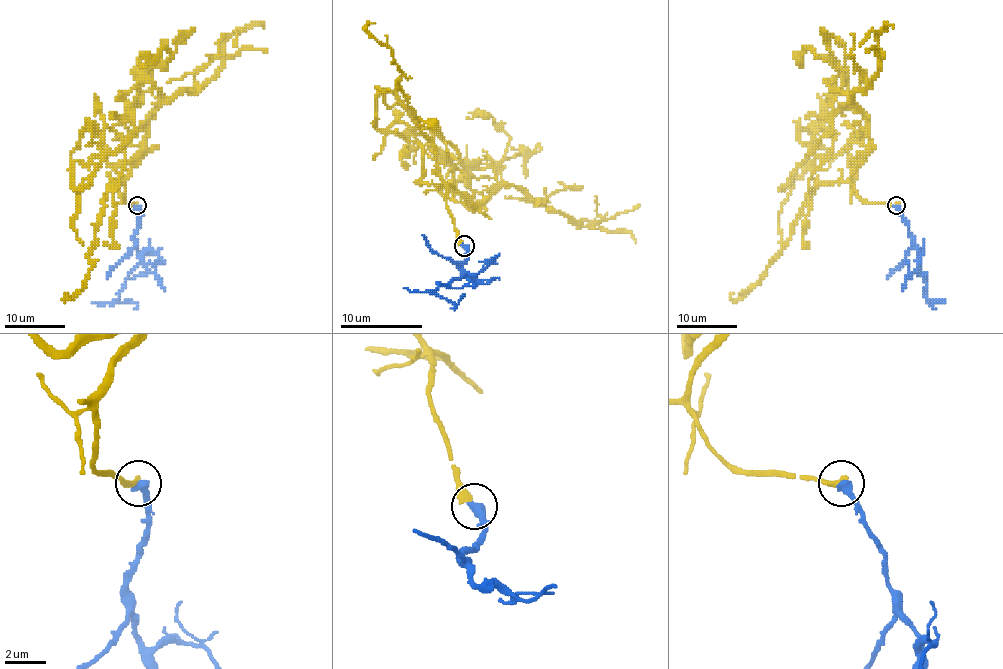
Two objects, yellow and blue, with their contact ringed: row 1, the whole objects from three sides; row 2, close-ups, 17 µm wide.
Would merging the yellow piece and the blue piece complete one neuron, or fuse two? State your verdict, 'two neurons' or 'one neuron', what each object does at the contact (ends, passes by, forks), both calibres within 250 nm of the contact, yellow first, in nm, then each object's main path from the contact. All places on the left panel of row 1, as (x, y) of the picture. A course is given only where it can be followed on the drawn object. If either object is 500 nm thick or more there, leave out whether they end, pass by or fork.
two neurons | yellow ends | blue ends | 300/480 nm | yellow via (136, 205), (139, 157), (73, 164), (77, 190), (171, 54), (139, 66) | blue via (138, 205), (139, 220), (135, 243), (139, 264), (126, 280), (117, 300), (138, 305), (135, 309)

